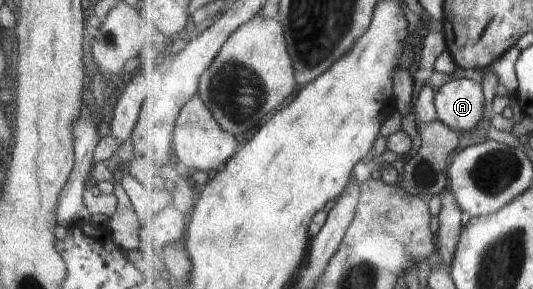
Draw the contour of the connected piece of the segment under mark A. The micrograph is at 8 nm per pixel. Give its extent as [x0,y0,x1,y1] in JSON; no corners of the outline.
[436,79,485,133]

